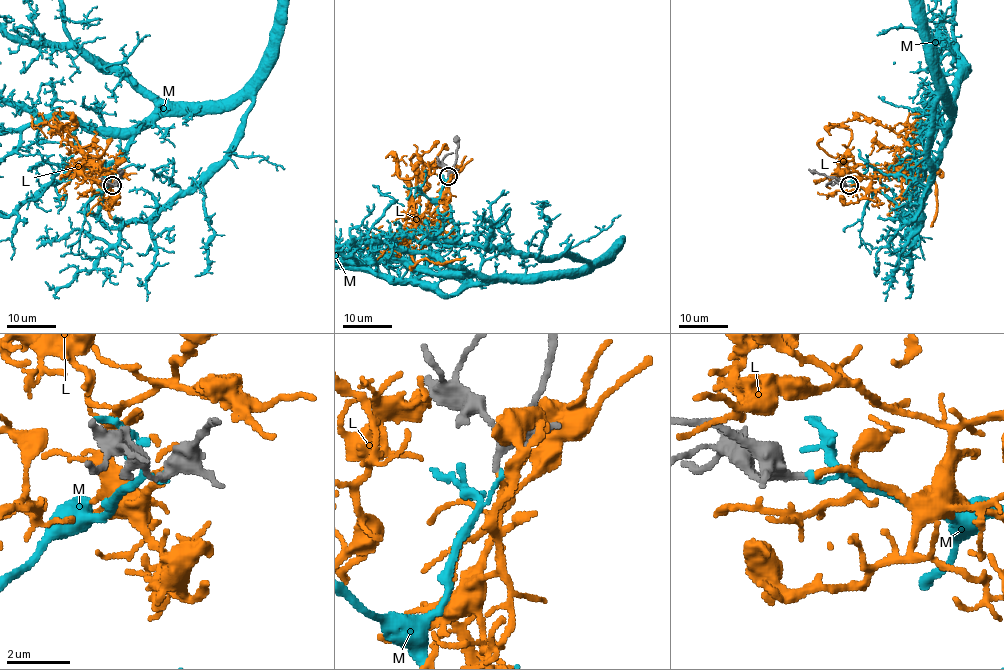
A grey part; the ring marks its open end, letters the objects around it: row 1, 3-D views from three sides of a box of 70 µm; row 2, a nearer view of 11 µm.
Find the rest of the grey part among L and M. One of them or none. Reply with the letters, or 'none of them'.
L

